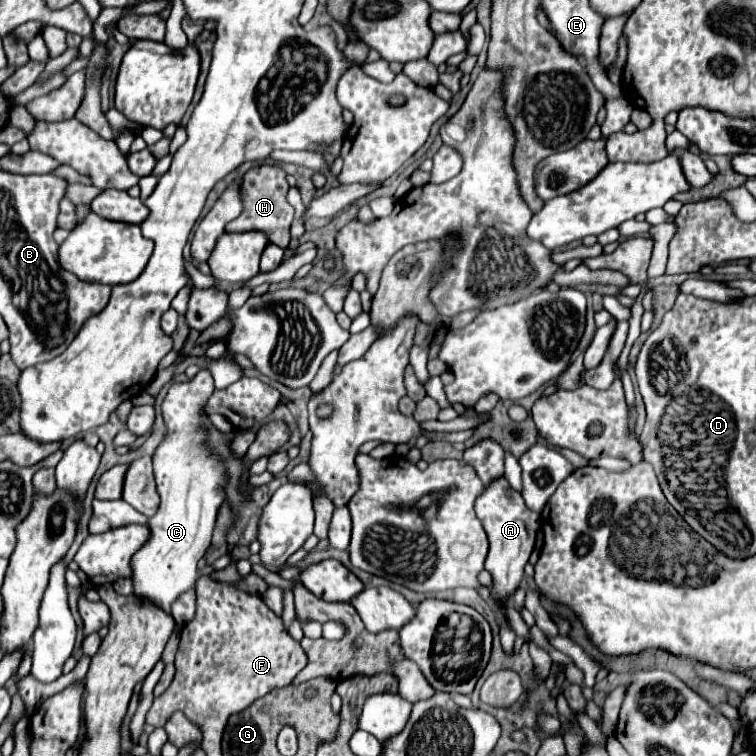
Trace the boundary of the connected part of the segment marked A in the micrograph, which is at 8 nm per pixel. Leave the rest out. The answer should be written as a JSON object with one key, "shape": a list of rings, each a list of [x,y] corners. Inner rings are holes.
{"shape":[[[498,478],[492,484],[486,486],[484,494],[476,500],[476,514],[484,524],[484,530],[490,540],[490,552],[486,558],[486,570],[492,574],[492,598],[494,598],[494,616],[498,620],[498,626],[508,624],[506,616],[502,612],[502,606],[506,600],[520,588],[524,578],[524,566],[528,564],[528,558],[534,550],[536,542],[536,530],[540,528],[540,514],[532,512],[526,504],[522,494],[514,492],[506,478]]]}

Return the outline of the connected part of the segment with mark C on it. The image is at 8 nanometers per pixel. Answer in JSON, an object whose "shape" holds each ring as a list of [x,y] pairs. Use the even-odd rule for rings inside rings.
{"shape":[[[200,370],[192,380],[172,384],[162,402],[162,416],[168,426],[168,434],[154,452],[154,474],[162,504],[156,516],[148,520],[152,530],[150,540],[132,556],[132,594],[156,602],[166,612],[170,612],[170,604],[182,592],[190,590],[202,576],[196,564],[210,546],[216,514],[224,500],[226,474],[222,464],[214,460],[210,450],[204,446],[206,432],[200,426],[200,412],[212,392],[212,374],[208,370]]]}

